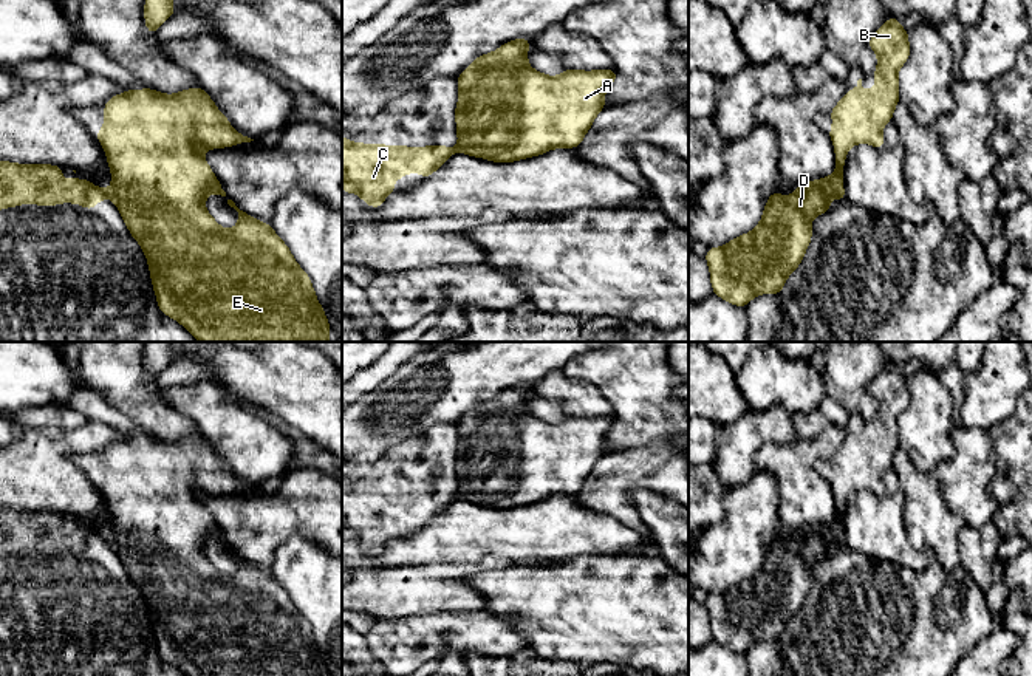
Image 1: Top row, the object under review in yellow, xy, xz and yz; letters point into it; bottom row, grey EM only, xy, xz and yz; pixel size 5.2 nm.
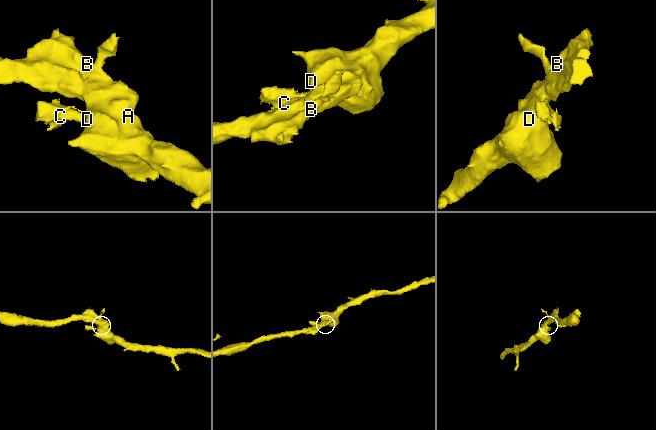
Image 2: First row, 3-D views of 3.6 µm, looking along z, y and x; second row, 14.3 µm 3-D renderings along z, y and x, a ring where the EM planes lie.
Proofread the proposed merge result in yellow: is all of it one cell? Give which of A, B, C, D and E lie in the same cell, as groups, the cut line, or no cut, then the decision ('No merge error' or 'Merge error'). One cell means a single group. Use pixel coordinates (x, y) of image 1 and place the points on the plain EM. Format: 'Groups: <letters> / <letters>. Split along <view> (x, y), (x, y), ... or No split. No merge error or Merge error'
Groups: A B D E / C. Split along xy (109, 537), (112, 545). Merge error

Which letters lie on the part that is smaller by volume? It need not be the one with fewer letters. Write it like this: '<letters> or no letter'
C

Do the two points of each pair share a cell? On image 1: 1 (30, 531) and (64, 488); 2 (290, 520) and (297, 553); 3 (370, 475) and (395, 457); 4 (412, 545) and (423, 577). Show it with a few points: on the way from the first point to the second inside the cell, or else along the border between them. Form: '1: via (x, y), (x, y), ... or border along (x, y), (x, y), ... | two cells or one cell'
1: border along (16, 508), (50, 509), (71, 517) | two cells
2: border along (325, 551), (291, 537), (271, 565) | two cells
3: via (376, 475), (389, 463) | one cell
4: border along (455, 565), (382, 568) | two cells

